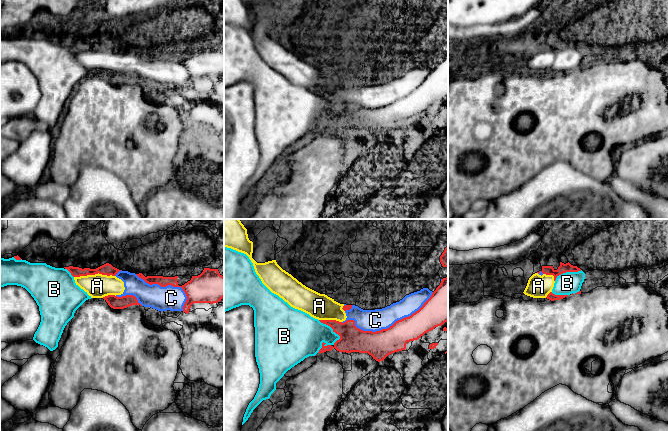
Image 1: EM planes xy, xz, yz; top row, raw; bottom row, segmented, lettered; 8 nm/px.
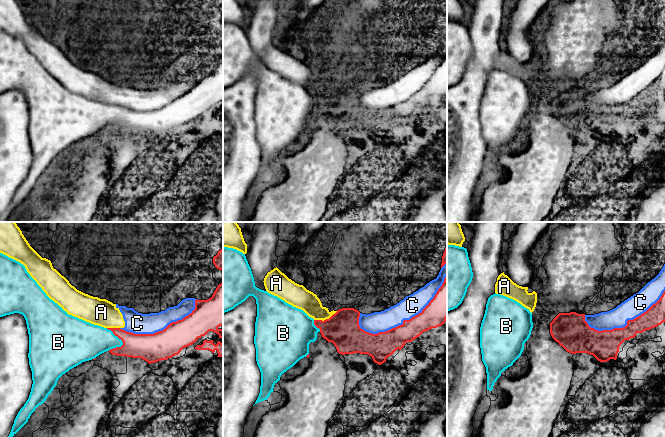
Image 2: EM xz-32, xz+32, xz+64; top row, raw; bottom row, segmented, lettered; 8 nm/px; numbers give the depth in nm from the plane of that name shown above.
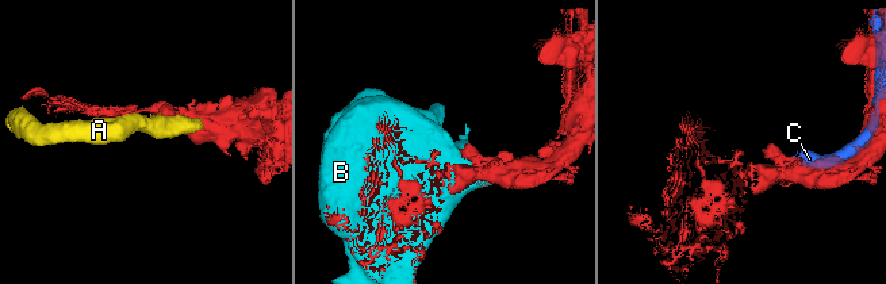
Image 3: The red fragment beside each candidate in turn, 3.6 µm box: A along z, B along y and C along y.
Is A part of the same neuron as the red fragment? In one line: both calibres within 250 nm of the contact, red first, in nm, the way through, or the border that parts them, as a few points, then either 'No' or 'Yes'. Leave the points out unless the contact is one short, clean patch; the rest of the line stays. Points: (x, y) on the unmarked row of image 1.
Thickness 100 nm (red) against 190 nm. No

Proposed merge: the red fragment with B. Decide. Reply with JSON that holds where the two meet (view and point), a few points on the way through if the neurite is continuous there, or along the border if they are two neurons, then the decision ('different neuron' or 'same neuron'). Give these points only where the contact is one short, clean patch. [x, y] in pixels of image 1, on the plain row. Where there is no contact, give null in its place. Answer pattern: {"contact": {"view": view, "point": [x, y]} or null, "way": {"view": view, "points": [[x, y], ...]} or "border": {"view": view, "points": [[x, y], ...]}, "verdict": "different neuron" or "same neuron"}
{"contact": {"view": "xz", "point": [333, 106]}, "verdict": "same neuron"}

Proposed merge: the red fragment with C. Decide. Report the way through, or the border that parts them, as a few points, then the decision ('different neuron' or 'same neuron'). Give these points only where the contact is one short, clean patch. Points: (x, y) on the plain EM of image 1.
different neuron

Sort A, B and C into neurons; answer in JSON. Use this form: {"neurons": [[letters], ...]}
{"neurons": [["A", "C"], ["B"]]}

